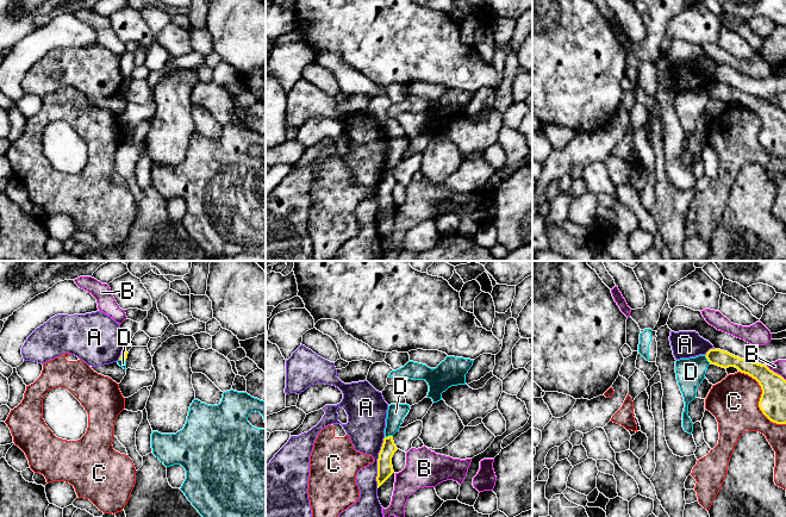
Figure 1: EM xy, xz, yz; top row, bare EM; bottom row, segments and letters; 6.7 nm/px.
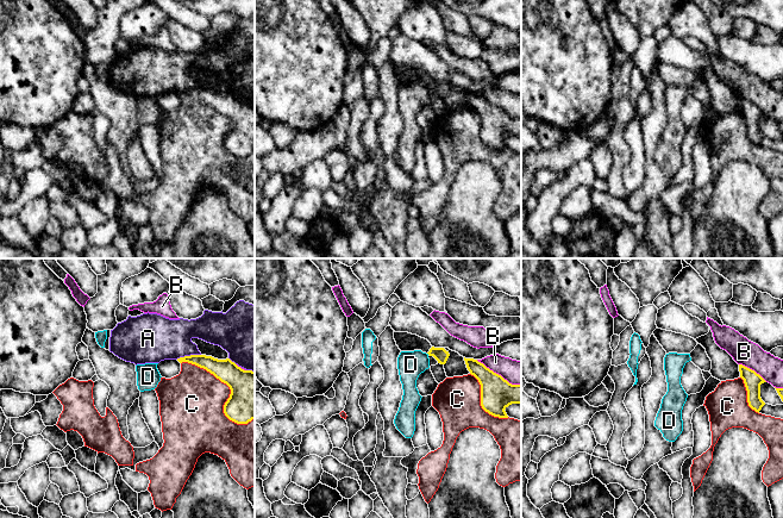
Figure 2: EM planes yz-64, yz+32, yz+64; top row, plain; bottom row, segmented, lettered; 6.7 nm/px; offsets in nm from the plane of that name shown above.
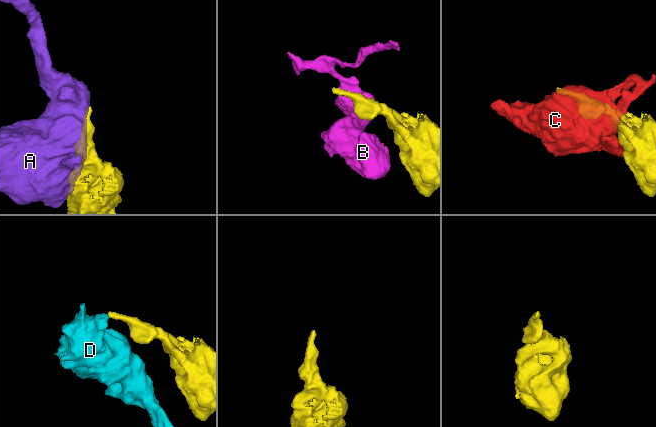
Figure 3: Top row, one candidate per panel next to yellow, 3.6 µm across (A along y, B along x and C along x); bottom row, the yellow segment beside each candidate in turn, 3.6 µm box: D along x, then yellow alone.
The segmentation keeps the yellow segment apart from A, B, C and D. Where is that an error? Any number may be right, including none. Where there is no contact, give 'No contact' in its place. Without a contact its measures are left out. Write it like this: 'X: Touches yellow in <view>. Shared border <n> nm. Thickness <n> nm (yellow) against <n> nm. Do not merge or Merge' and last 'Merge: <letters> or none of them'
A: Touches yellow in xz. Shared border 340 nm. Thickness 110 nm (yellow) against 260 nm. Do not merge
B: Touches yellow in yz. Shared border 170 nm. Thickness 180 nm (yellow) against 90 nm. Do not merge
C: Touches yellow in yz. Shared border 480 nm. Thickness 180 nm (yellow) against 320 nm. Do not merge
D: Touches yellow in xz. Shared border 60 nm. Thickness 110 nm (yellow) against 120 nm. Do not merge
Merge: none of them

